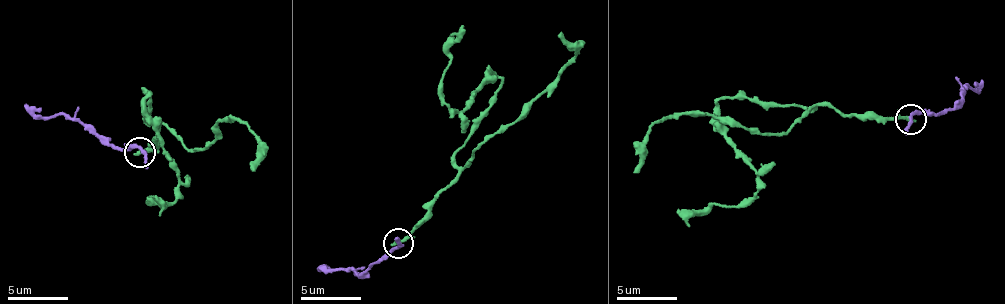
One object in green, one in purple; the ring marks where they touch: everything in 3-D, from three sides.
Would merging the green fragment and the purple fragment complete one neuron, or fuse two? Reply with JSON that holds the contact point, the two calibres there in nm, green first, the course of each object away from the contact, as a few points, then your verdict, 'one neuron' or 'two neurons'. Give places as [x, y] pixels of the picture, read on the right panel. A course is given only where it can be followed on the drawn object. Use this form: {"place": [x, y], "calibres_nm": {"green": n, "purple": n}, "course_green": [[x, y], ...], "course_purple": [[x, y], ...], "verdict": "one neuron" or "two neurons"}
{"place": [910, 119], "calibres_nm": {"green": 340, "purple": 240}, "course_green": [[909, 120], [847, 117], [830, 104], [725, 97], [722, 135], [753, 168], [756, 188], [752, 199], [679, 217]], "course_purple": [[912, 119], [914, 114], [945, 114], [963, 103], [963, 90], [978, 90], [980, 80]], "verdict": "two neurons"}

